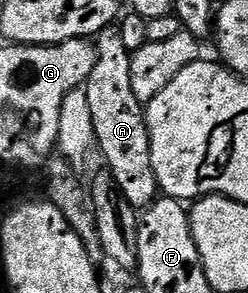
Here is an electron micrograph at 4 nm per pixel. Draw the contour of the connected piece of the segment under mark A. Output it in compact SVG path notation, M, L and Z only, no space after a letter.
M110 26L95 36L96 64L90 73L86 90L90 117L96 134L94 143L108 162L107 170L115 179L121 194L135 209L147 209L161 194L152 164L152 142L148 132L148 116L145 104L134 97L134 85L130 85L130 61L132 56L122 45L122 37L115 26Z

